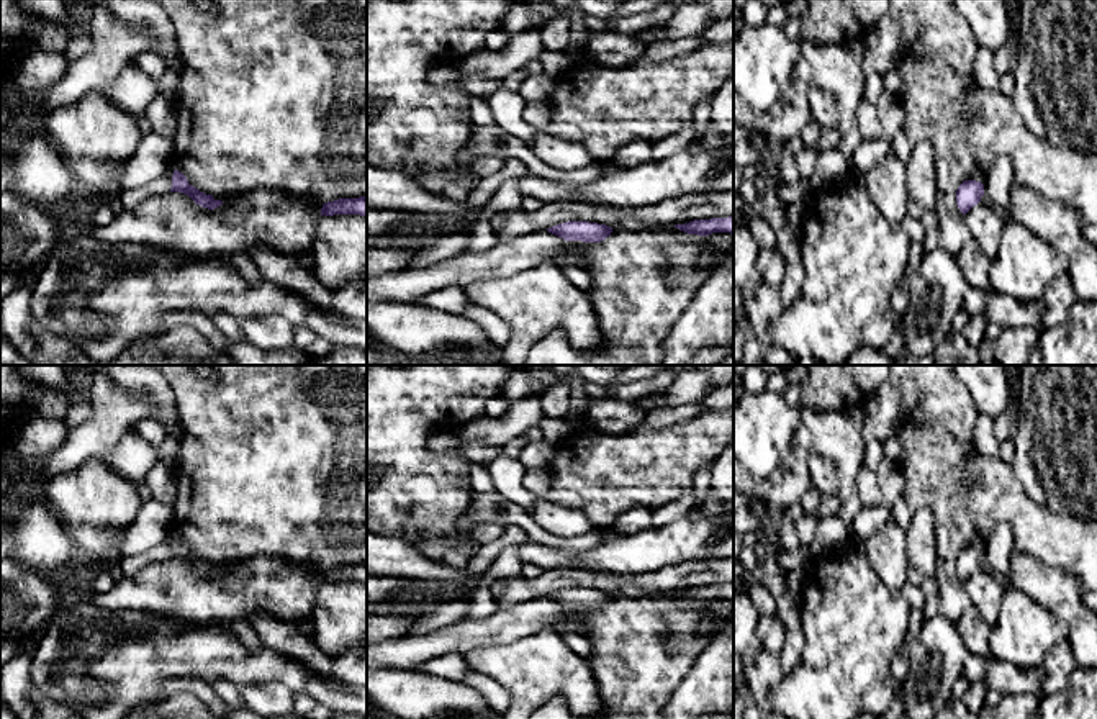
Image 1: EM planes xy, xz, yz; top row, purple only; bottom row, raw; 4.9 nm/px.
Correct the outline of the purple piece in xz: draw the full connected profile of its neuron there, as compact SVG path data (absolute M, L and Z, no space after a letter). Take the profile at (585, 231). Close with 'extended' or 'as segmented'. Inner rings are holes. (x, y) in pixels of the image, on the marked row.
M567 221L547 231L565 241L601 242L611 236L612 228L588 221Z; as segmented

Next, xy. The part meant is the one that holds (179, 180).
M177 169L174 170L172 175L172 188L170 192L180 192L188 195L196 205L208 208L208 210L214 210L218 206L223 205L221 200L214 200L213 195L206 195L203 192L200 192L198 188L195 188L193 185L188 183L187 177L178 172Z; as segmented

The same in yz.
M964 180L956 190L956 205L963 215L981 201L984 185L976 180Z; as segmented

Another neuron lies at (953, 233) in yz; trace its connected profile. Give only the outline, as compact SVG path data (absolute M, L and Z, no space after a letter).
M938 193L938 247L956 255L971 239L973 234L966 226L966 216L956 205L956 193Z

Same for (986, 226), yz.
M982 201L973 206L964 216L973 239L992 259L1002 241L1004 219Z

